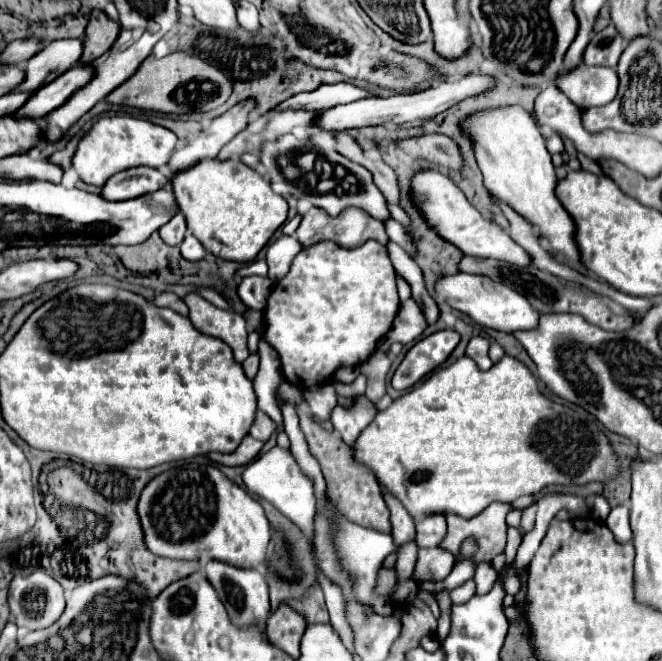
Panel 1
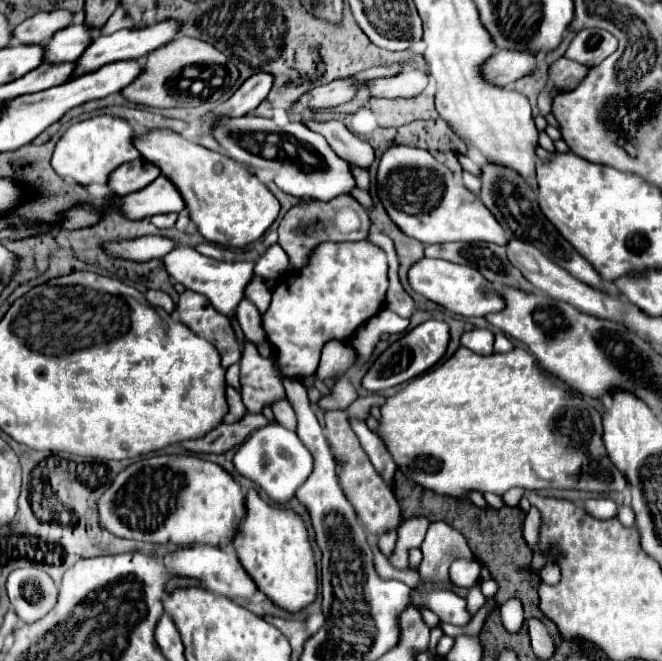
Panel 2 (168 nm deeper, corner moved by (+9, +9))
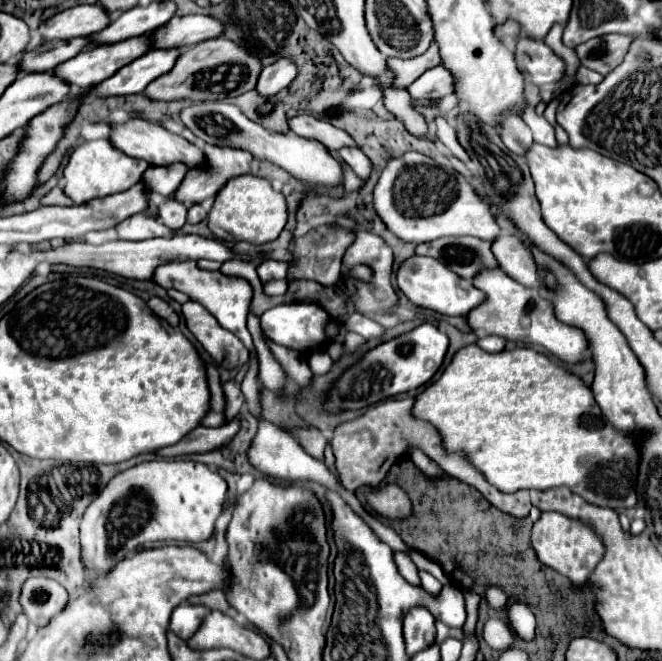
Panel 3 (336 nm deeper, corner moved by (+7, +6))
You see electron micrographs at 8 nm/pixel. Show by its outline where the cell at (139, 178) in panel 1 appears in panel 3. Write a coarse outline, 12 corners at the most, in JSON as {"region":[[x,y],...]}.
{"region":[[185,163],[151,167],[143,181],[153,181],[159,195],[169,197],[183,183]]}

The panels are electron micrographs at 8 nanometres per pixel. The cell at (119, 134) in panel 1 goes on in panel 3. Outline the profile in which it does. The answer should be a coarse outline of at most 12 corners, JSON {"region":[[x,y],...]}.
{"region":[[107,139],[83,143],[63,169],[77,205],[127,191],[147,161]]}

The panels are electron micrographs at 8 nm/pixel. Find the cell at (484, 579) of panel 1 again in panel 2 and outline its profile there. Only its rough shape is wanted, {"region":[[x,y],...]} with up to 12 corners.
{"region":[[481,582],[469,586],[467,606],[475,614],[485,602]]}

